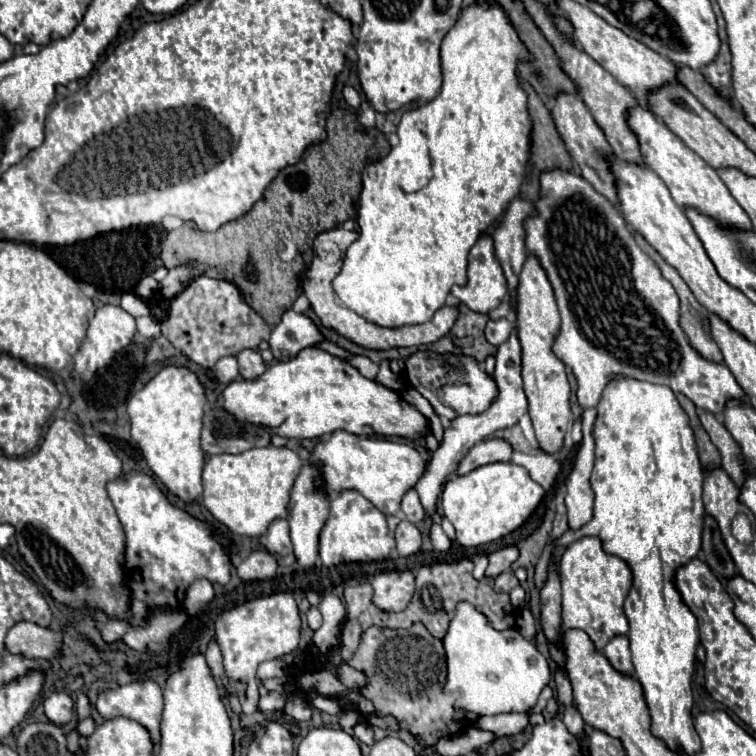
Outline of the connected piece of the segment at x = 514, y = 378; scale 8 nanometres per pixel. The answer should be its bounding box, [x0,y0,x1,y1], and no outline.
[414,332,528,532]

